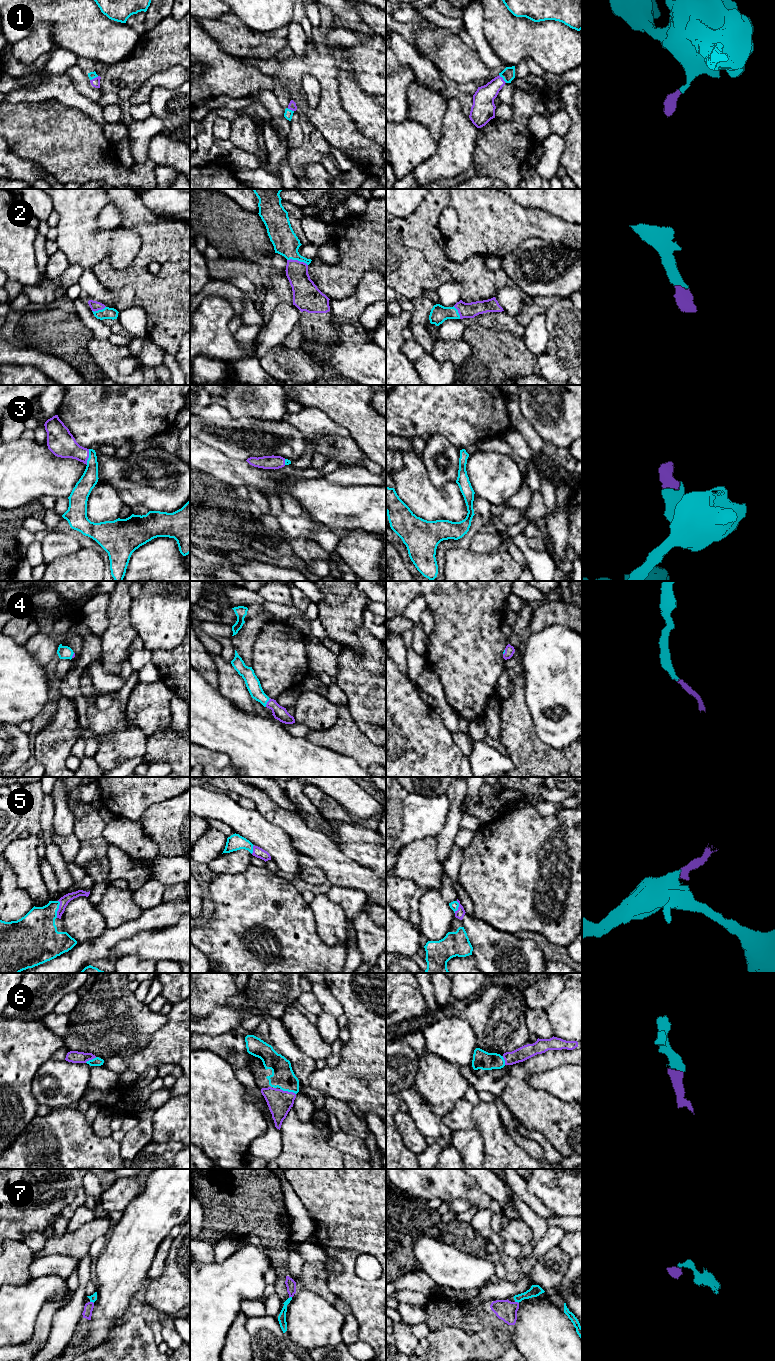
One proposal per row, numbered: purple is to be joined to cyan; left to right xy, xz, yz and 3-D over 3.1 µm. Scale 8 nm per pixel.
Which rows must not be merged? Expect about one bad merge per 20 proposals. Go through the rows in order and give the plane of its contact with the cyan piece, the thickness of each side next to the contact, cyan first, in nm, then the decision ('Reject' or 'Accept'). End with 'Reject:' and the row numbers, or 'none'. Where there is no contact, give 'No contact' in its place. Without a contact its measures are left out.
1: Touches cyan in yz. Thickness 110 nm (cyan) against 180 nm. Accept
2: Touches cyan in xz. Thickness 200 nm (cyan) against 190 nm. Accept
3: Touches cyan in xy. Thickness 140 nm (cyan) against 220 nm. Accept
4: Touches cyan in xz. Thickness 120 nm (cyan) against 120 nm. Accept
5: Touches cyan in xy. Thickness 300 nm (cyan) against 70 nm. Accept
6: Touches cyan in xz. Thickness 190 nm (cyan) against 190 nm. Accept
7: Touches cyan in xy. Thickness 60 nm (cyan) against 80 nm. Accept
Reject: none

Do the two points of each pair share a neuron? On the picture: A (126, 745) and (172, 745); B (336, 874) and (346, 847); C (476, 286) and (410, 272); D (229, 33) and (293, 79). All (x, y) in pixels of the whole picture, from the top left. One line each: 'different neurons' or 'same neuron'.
A: different neurons
B: different neurons
C: same neuron
D: different neurons

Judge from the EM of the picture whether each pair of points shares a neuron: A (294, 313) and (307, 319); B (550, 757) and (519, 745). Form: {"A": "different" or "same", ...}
{"A": "different", "B": "same"}

